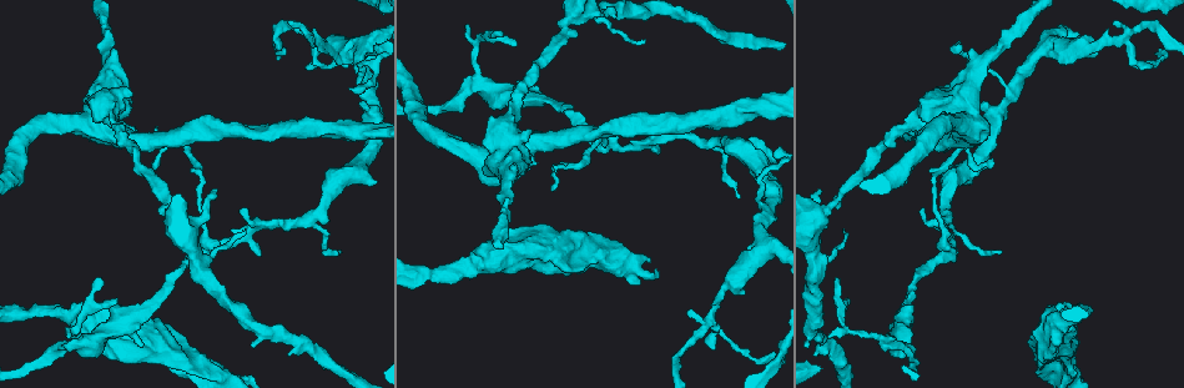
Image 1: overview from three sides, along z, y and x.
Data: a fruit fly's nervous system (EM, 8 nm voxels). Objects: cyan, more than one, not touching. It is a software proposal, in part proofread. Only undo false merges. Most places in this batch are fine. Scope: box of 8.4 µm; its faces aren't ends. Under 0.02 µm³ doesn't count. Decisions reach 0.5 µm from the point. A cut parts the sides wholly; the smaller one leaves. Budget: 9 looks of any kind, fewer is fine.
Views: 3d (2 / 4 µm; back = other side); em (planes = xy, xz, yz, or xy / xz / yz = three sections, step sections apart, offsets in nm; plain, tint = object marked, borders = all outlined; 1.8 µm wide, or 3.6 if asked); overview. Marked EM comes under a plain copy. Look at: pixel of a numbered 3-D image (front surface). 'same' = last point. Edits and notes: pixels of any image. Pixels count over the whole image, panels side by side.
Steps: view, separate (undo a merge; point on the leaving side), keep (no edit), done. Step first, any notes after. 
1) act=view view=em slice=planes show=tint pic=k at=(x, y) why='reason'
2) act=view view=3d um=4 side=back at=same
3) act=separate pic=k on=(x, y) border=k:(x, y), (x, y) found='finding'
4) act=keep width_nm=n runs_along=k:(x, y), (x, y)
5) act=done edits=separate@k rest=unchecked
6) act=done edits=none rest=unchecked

act=view view=3d um=2 pic=1 at=(562, 30) why='sharp bend'

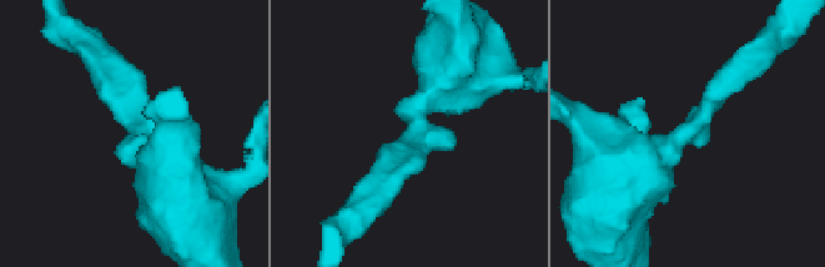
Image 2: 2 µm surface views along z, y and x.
act=view view=em slice=xy step=8 show=tint pic=2 at=(410, 129) arm_widths_nm=220,460 why='shape alone is not enough'

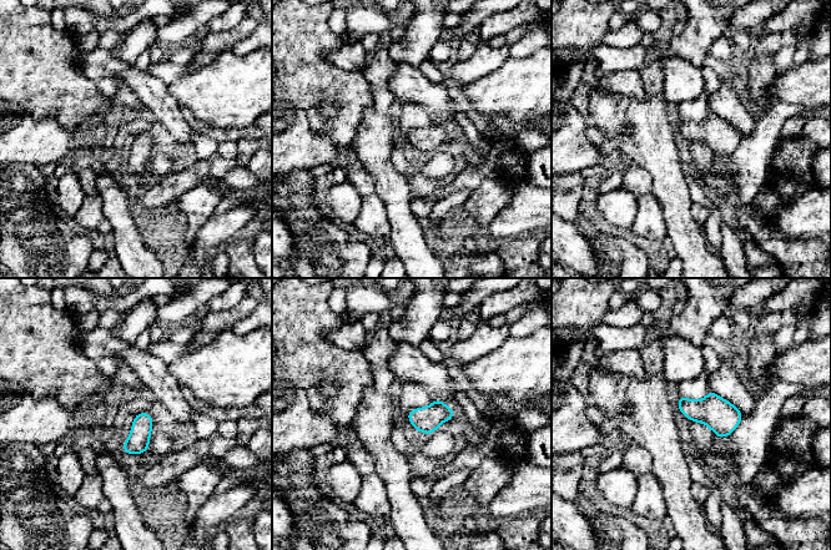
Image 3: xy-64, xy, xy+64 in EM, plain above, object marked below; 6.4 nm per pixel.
act=view view=em slice=planes show=tint at=same why='another direction'

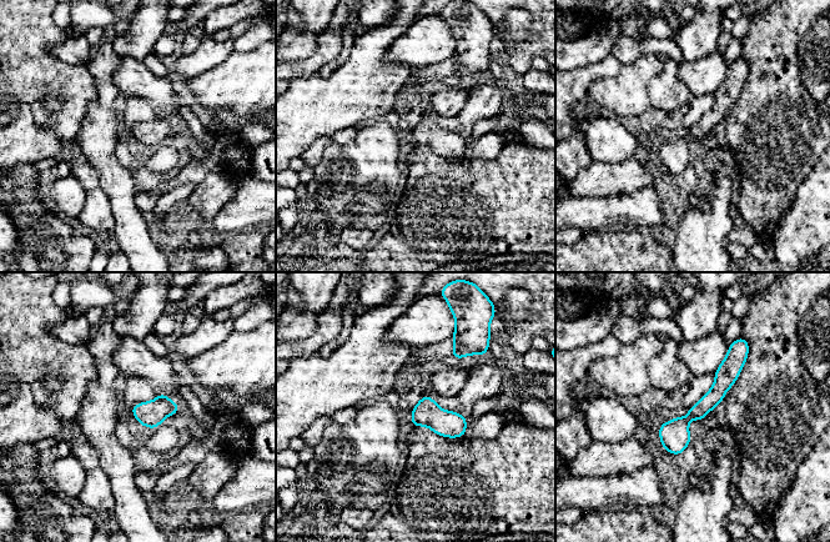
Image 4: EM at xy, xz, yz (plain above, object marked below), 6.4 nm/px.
act=keep runs_along=4:(734, 349), (719, 390), (670, 448) found='all the same neuron'

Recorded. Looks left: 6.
act=view view=em um=3.6 slice=planes show=borders pic=1 at=(159, 345) why='thick turns thin'

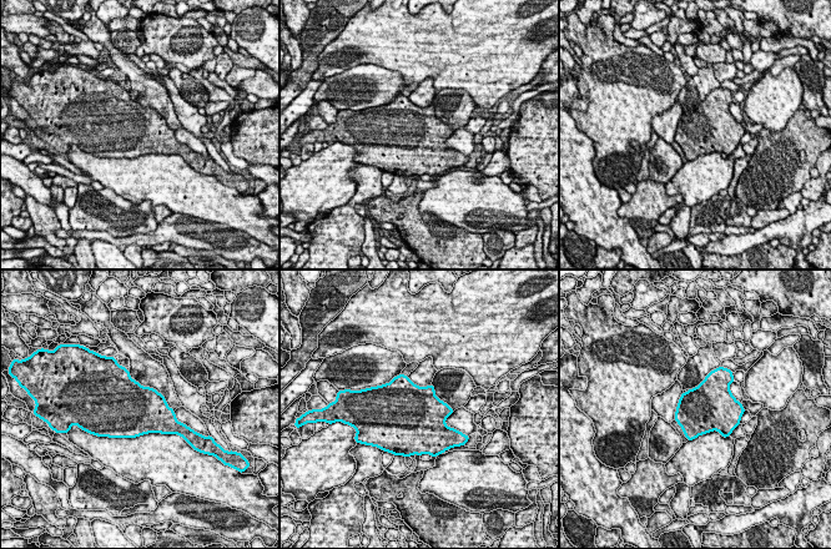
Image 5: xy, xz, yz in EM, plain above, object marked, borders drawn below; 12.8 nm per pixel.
act=keep found='one neuron here'

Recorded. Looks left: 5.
act=view view=em slice=planes show=tint pic=1 at=(311, 41) why='arms part here'

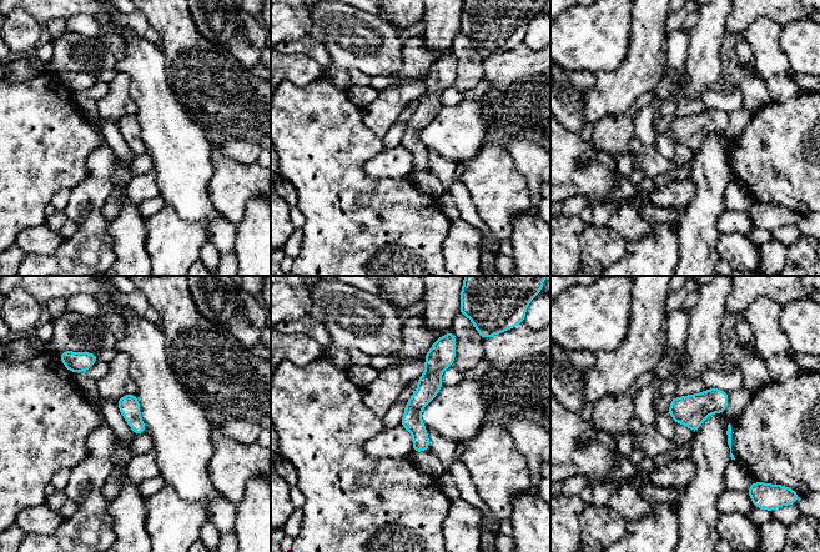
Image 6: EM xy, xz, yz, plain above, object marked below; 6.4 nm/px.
act=keep runs_along=6:(437, 346), (414, 405), (416, 448) found='continuous, no second neuron'

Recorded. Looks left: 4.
act=view view=3d um=4 pic=1 at=(367, 46) why='calibre changes'

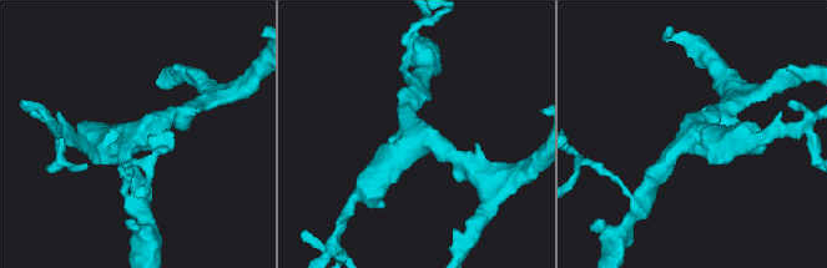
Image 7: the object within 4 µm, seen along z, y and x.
act=view view=em slice=planes show=tint pic=7 at=(141, 133) arms=3 arm_widths_nm=180,220,420

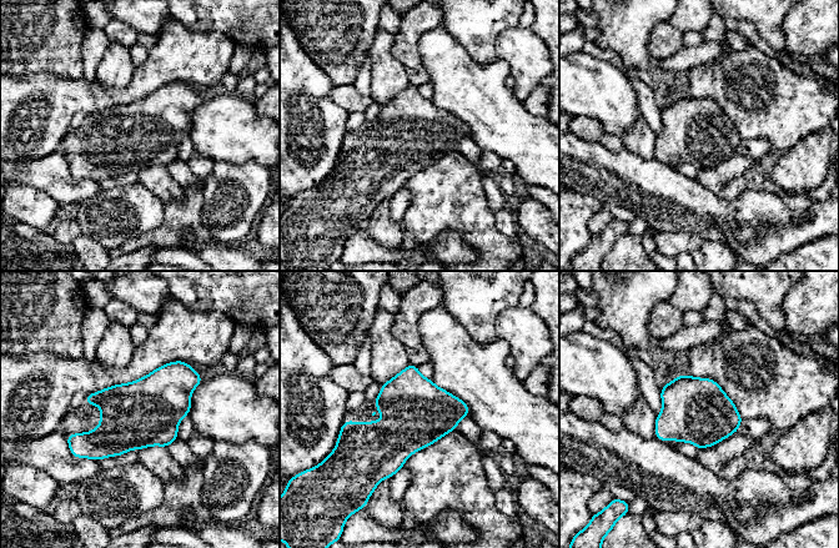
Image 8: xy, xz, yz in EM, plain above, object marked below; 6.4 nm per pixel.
act=keep found='all the same neuron'

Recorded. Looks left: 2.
act=done edits=none rest=unchecked

